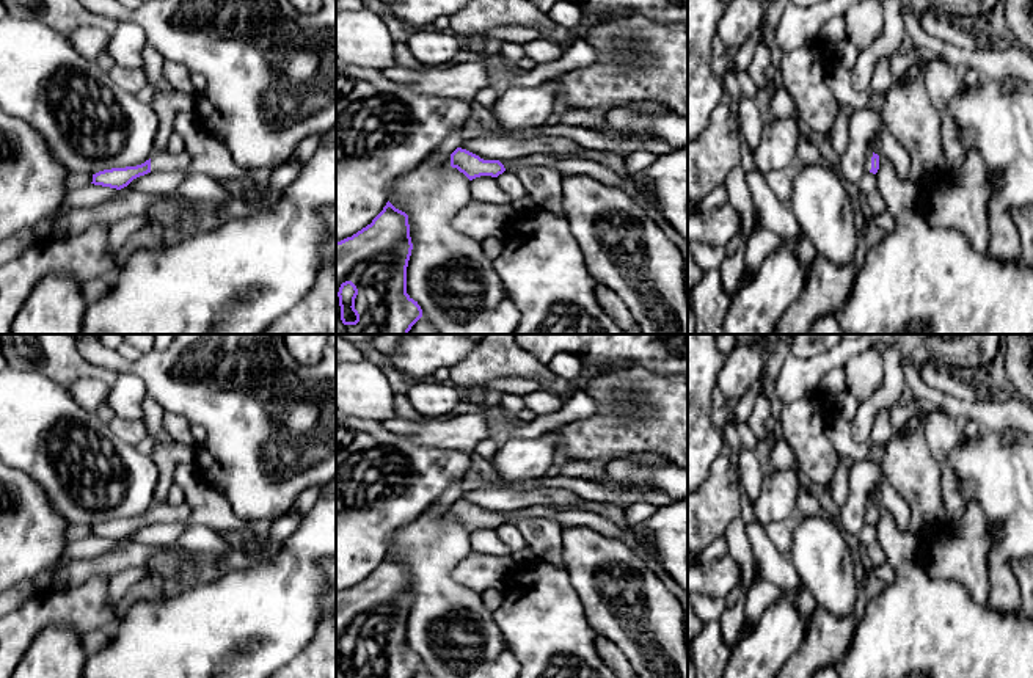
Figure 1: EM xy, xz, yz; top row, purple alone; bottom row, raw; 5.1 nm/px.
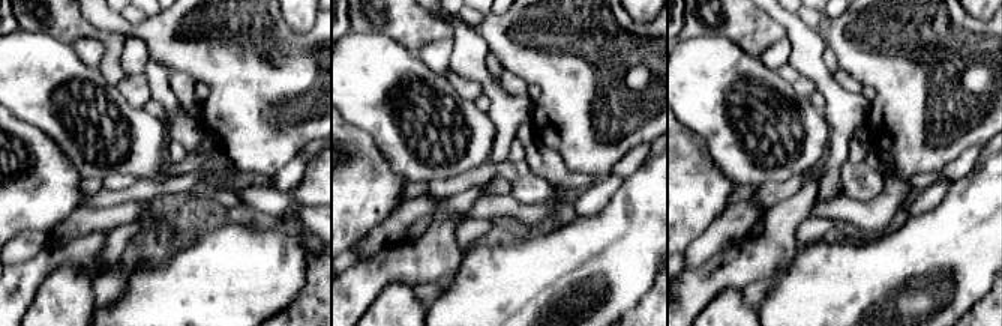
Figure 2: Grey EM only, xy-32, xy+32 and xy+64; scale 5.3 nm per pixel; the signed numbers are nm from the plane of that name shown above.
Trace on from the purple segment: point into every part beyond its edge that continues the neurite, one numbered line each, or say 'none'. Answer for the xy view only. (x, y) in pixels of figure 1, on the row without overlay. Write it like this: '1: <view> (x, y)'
1: xy (164, 512)

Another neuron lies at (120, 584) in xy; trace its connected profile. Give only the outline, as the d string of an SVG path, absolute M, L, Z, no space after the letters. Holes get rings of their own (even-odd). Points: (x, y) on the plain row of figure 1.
M132 567L119 571L108 579L110 601L116 604L140 581L146 579L149 570L146 567Z

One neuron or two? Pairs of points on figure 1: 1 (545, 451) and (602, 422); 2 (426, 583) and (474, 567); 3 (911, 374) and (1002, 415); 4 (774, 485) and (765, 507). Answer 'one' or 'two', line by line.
1: two
2: two
3: one
4: one

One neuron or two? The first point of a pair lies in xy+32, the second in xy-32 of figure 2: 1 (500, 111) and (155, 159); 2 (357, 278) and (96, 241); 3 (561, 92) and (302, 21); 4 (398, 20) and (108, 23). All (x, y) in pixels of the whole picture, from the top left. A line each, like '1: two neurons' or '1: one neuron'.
1: two neurons
2: one neuron
3: two neurons
4: two neurons

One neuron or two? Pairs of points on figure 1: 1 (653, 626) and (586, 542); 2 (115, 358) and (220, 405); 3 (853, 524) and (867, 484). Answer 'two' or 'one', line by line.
1: one
2: one
3: one

